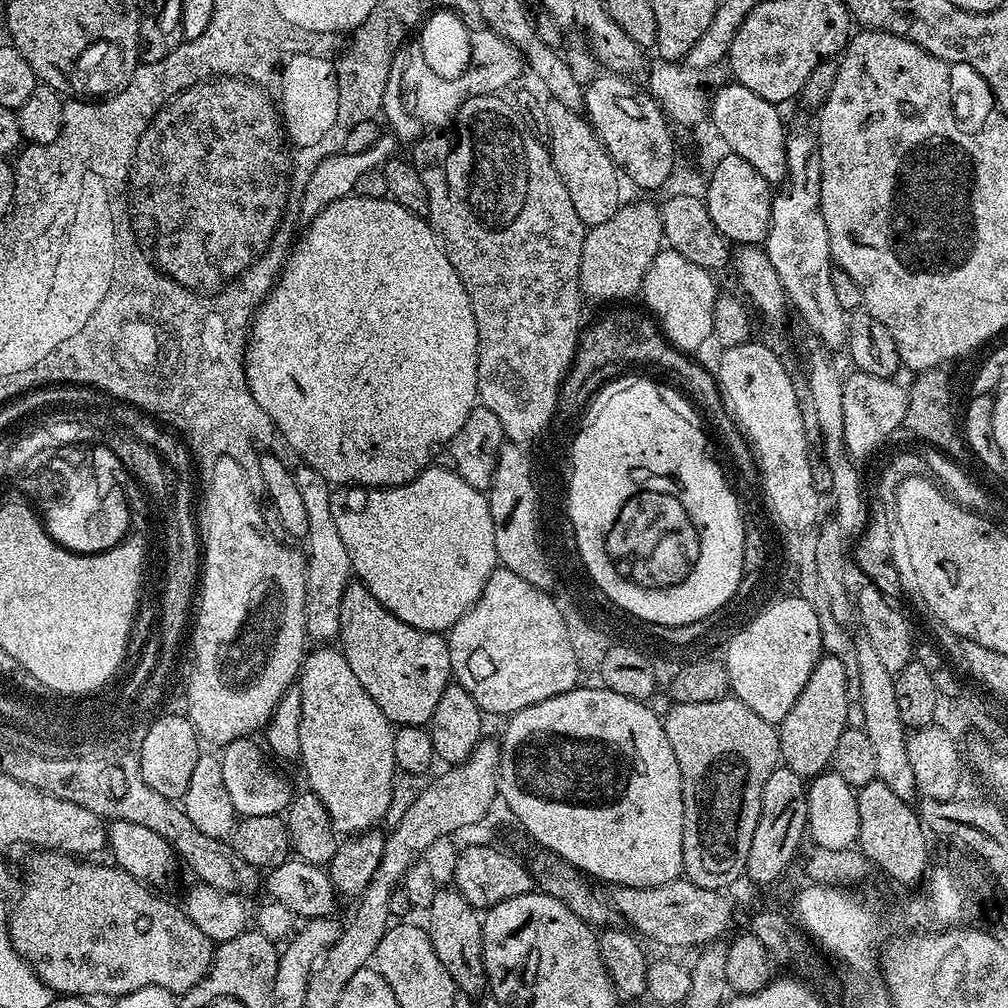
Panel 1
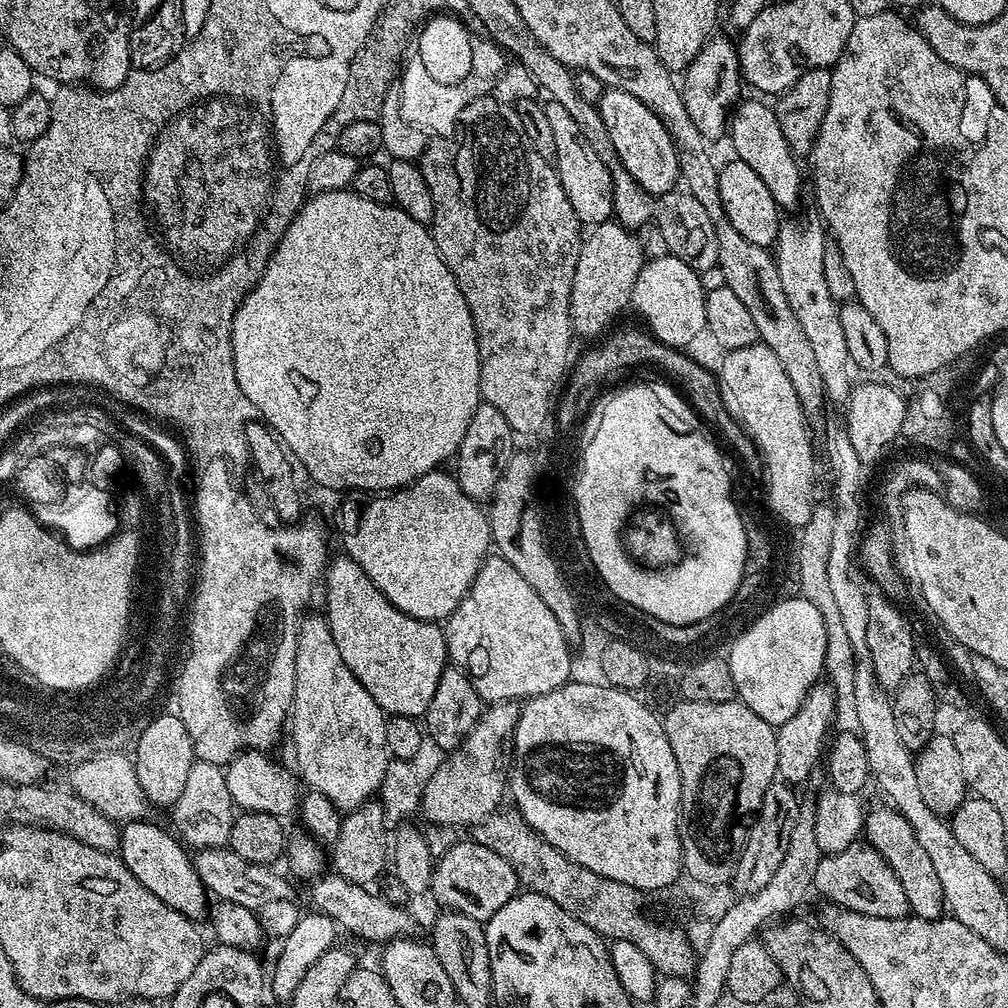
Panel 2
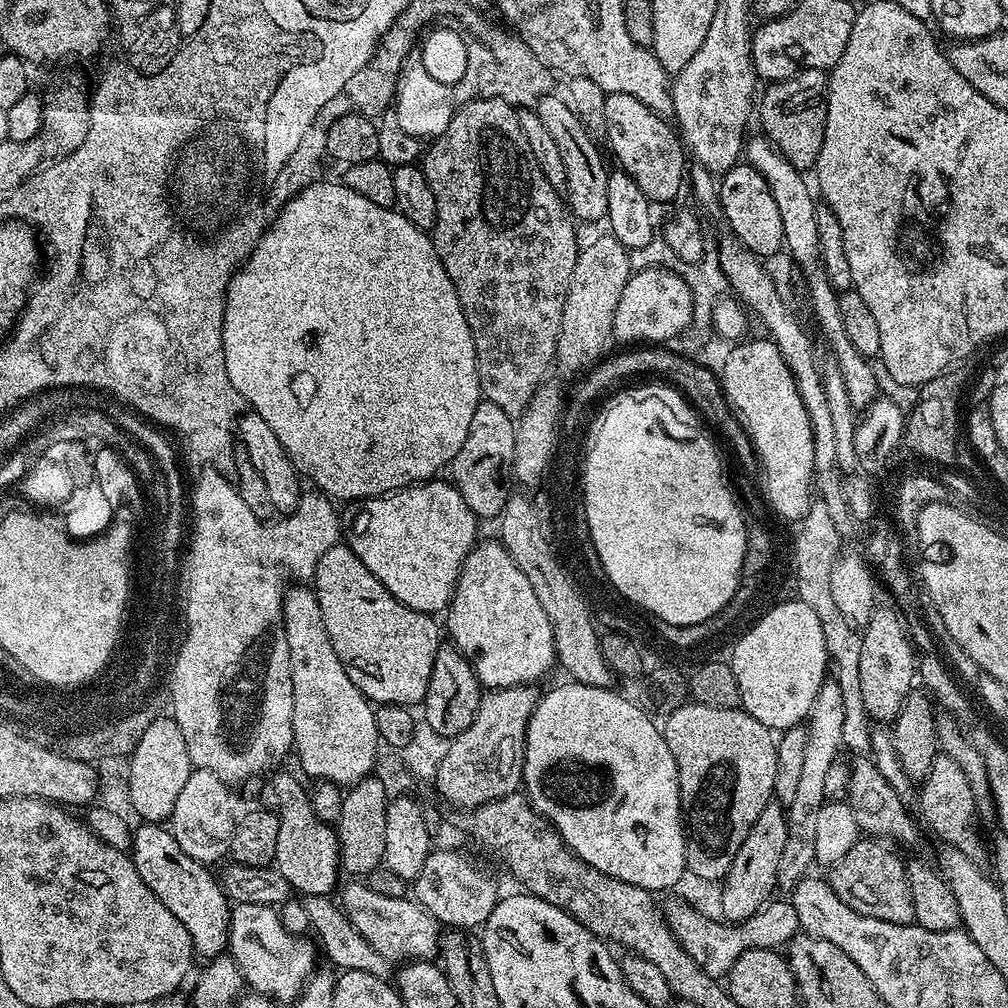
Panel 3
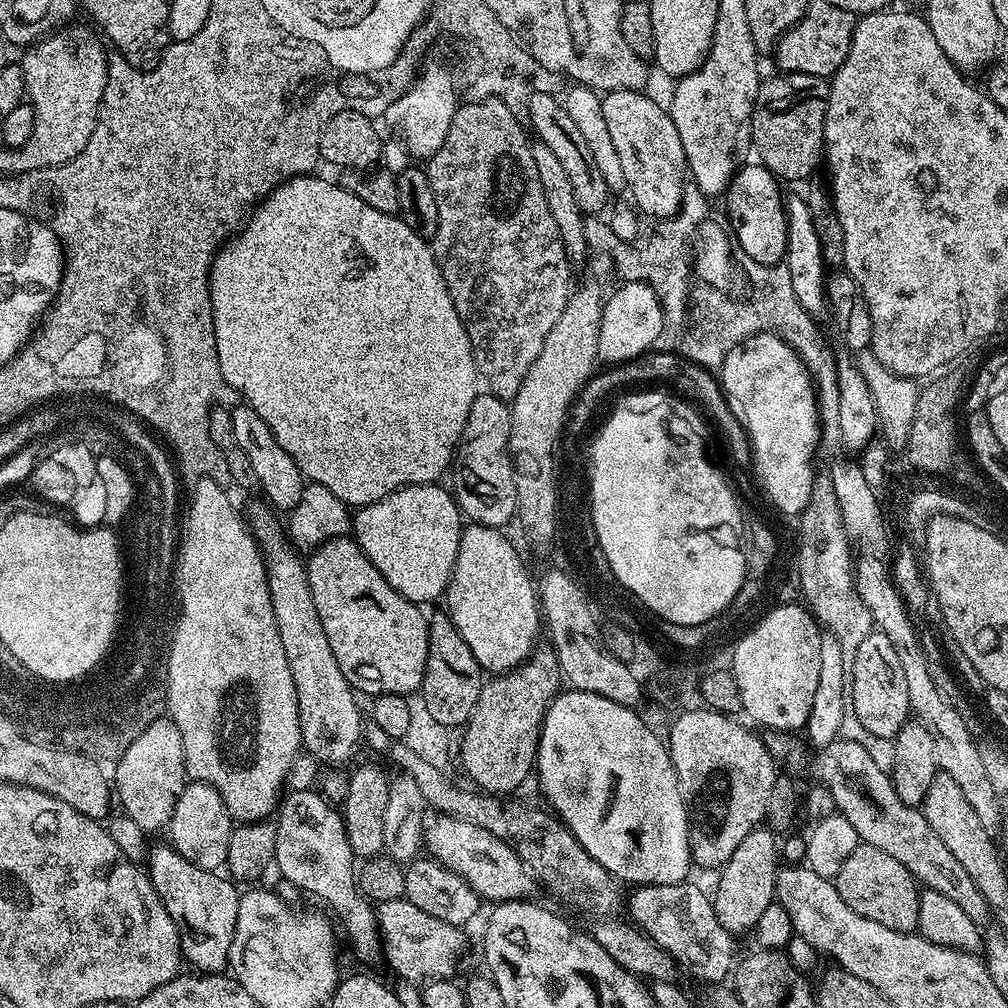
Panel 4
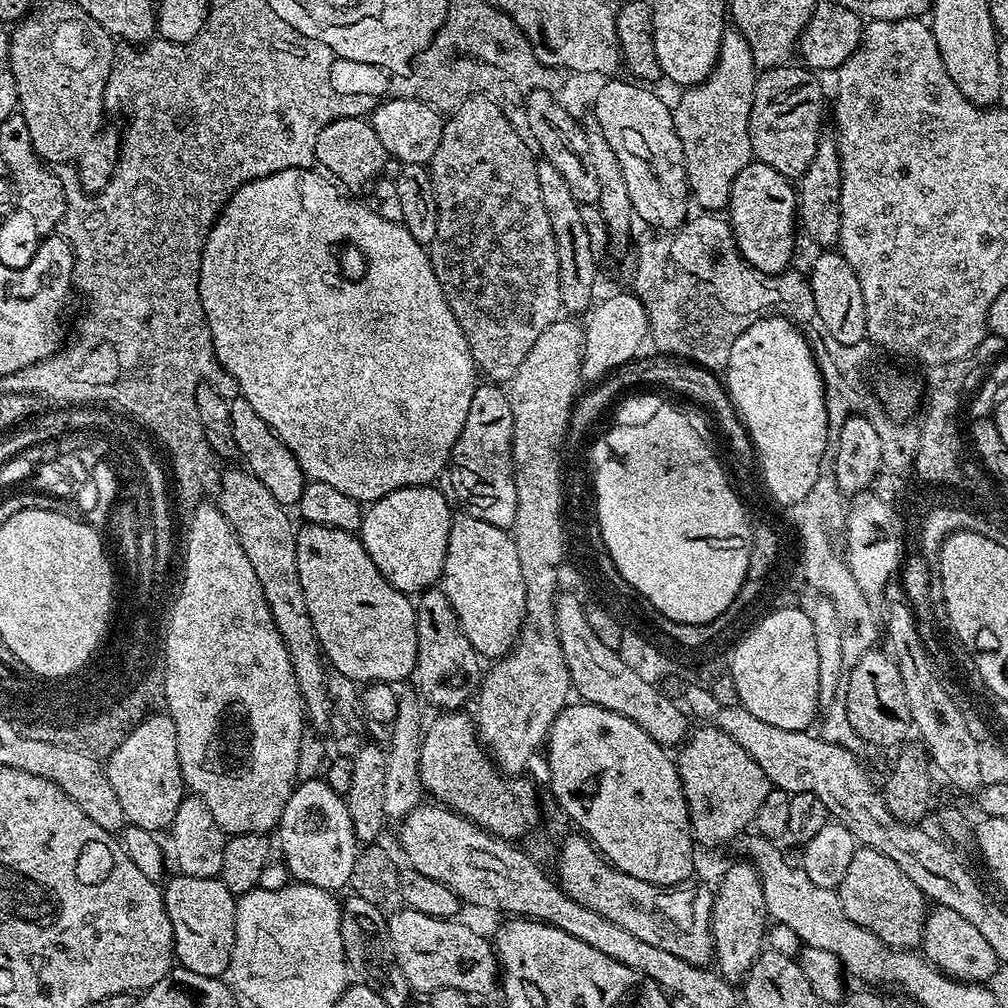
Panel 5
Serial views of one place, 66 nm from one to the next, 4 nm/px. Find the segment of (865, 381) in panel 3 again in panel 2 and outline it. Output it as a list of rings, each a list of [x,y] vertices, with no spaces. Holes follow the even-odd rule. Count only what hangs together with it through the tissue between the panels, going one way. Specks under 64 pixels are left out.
[[[741,99],[730,116],[730,136],[731,132],[732,148],[736,151],[733,153],[746,162],[746,166],[750,166],[758,178],[762,178],[776,207],[781,210],[794,207],[800,200],[801,161],[790,150],[786,134],[782,134],[782,126],[778,126],[775,107],[760,100]]]

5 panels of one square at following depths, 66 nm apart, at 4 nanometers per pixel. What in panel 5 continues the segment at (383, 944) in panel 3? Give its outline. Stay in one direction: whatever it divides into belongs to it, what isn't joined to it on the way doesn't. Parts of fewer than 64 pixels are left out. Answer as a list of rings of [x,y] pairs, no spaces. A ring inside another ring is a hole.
[[[405,906],[398,907],[396,913],[389,915],[388,926],[390,942],[393,943],[394,957],[402,974],[406,976],[413,993],[425,992],[431,994],[449,988],[462,990],[469,998],[484,996],[492,987],[498,984],[498,961],[496,950],[491,939],[488,940],[480,932],[475,932],[468,924],[459,924],[456,918],[441,918],[420,913],[418,909]]]

